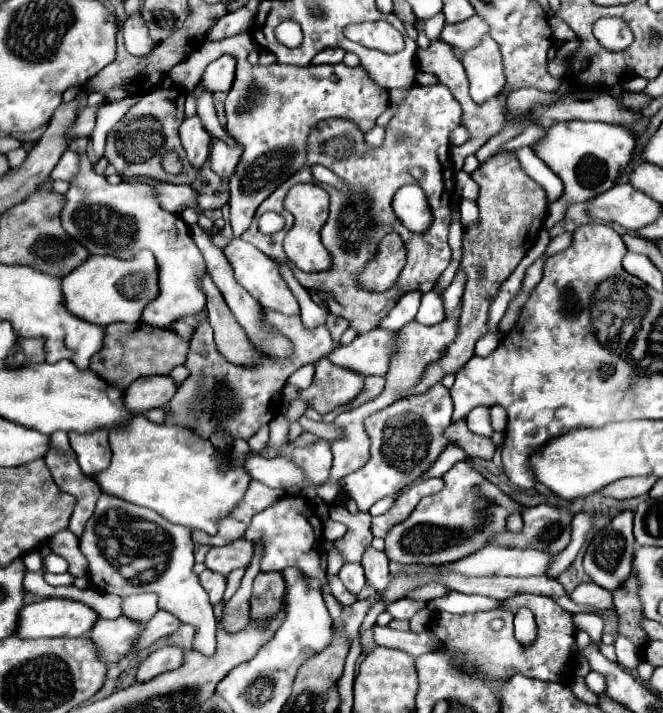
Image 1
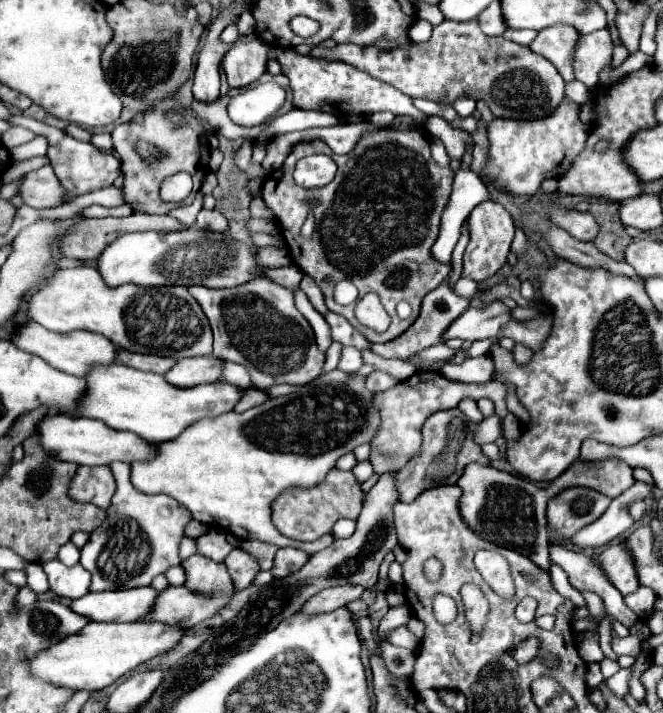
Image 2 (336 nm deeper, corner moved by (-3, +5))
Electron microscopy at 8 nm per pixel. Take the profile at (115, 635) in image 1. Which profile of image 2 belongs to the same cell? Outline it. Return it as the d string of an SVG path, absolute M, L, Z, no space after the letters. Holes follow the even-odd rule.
M166 587L154 601L152 611L140 621L158 621L176 627L194 627L200 621L212 617L228 599L224 597L200 597L186 587Z

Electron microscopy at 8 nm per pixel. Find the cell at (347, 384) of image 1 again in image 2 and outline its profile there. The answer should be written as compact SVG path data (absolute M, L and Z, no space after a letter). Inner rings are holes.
M446 277L440 287L436 287L434 291L430 291L422 299L418 319L400 337L396 337L396 339L392 339L388 343L382 343L382 345L372 345L370 351L384 357L384 359L408 359L414 353L418 353L418 351L422 351L422 349L426 349L430 345L440 343L440 331L444 331L444 327L448 327L448 323L452 323L452 319L456 319L456 315L462 315L468 309L468 305L470 305L470 301L458 297L450 287L450 277Z

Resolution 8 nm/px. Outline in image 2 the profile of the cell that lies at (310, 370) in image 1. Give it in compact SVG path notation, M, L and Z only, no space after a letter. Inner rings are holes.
M342 347L342 355L340 355L340 363L338 363L340 371L352 373L352 371L360 369L362 365L364 363L362 363L362 357L360 357L358 349L354 349L354 347Z

